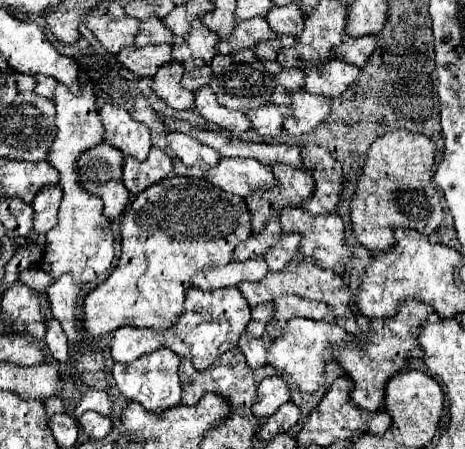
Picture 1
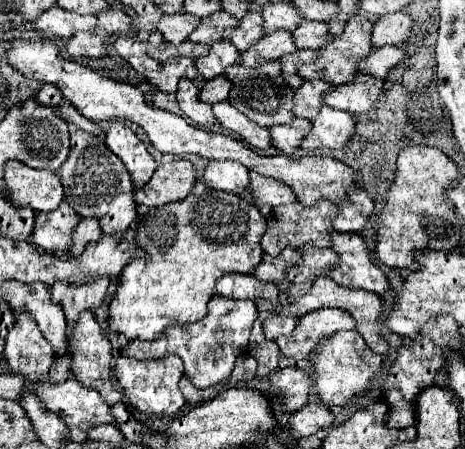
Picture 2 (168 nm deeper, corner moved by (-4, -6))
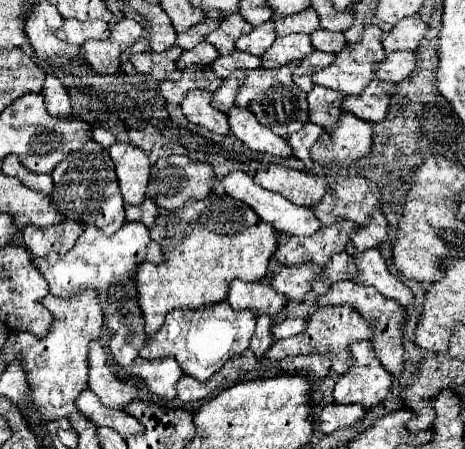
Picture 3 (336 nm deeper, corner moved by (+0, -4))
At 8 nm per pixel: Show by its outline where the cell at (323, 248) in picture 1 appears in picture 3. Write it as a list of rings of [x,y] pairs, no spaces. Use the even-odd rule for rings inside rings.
[[[367,249],[363,253],[355,253],[355,263],[359,267],[359,277],[355,279],[361,285],[373,285],[381,295],[399,301],[401,305],[413,305],[411,289],[389,273],[387,263],[379,249]]]

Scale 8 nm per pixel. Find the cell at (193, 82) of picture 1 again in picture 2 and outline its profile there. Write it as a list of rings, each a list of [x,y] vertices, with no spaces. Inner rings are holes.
[[[219,75],[219,77],[203,83],[203,87],[199,89],[199,99],[213,105],[213,103],[217,103],[217,101],[227,99],[229,89],[231,89],[231,83],[227,81],[227,77],[225,77],[225,75]]]

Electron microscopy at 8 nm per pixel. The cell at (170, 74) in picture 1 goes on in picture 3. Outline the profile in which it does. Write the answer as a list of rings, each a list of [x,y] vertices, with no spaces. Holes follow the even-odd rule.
[[[197,89],[185,97],[185,101],[181,103],[181,109],[191,123],[205,127],[217,135],[229,135],[231,129],[227,123],[227,115],[221,113],[219,109],[215,109],[211,105],[211,99],[213,99],[213,95],[209,91]]]

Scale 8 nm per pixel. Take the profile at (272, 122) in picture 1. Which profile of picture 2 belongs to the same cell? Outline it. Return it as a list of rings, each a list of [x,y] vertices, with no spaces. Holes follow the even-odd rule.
[[[295,117],[291,123],[285,123],[285,125],[273,125],[269,127],[271,143],[285,155],[291,155],[295,153],[295,149],[299,149],[299,143],[309,133],[309,129],[311,129],[311,123],[299,117]]]

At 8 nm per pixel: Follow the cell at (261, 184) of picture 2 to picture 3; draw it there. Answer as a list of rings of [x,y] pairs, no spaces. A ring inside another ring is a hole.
[[[269,165],[259,169],[253,181],[269,191],[281,193],[295,205],[313,207],[313,201],[321,201],[325,193],[329,193],[329,185],[325,185],[323,177],[309,175],[285,165]]]

